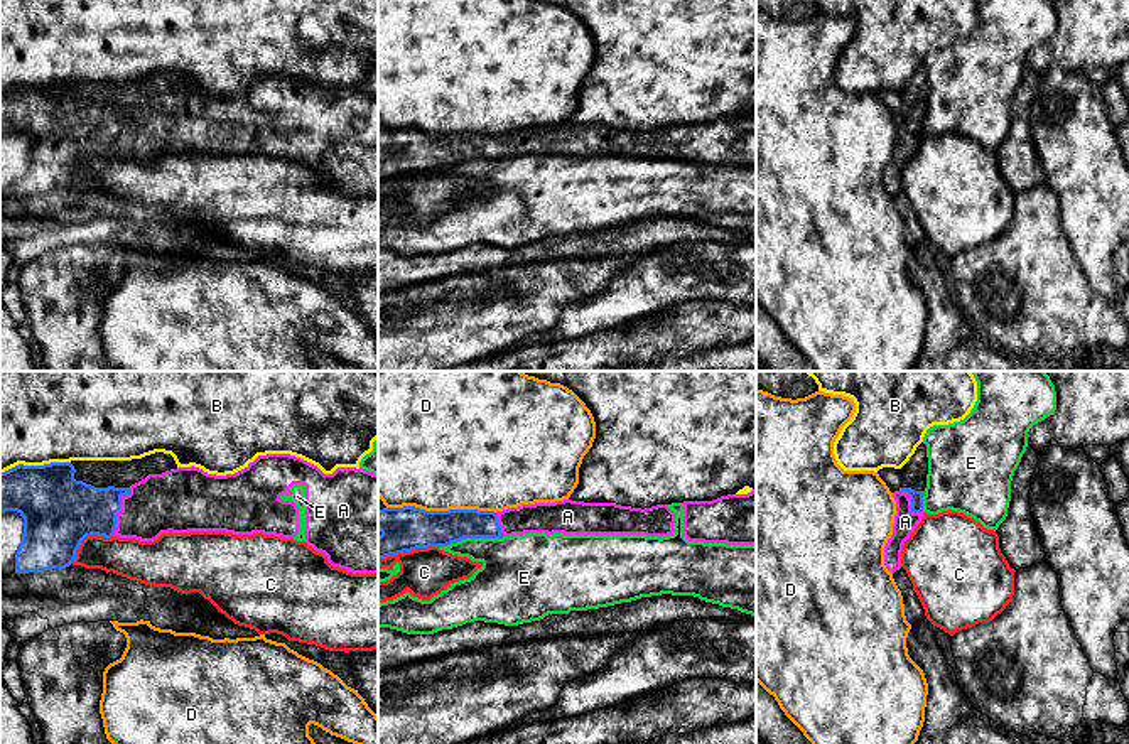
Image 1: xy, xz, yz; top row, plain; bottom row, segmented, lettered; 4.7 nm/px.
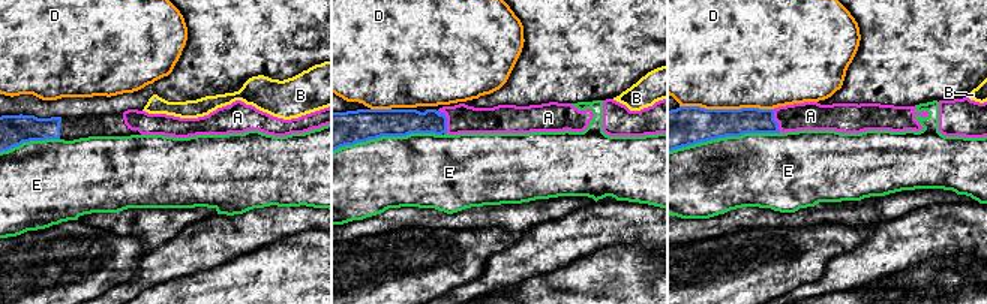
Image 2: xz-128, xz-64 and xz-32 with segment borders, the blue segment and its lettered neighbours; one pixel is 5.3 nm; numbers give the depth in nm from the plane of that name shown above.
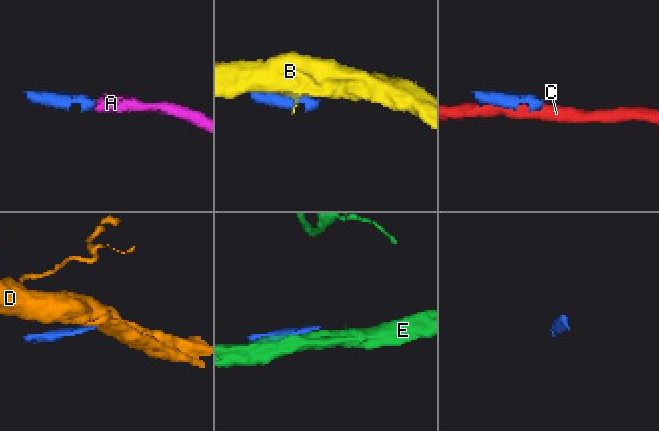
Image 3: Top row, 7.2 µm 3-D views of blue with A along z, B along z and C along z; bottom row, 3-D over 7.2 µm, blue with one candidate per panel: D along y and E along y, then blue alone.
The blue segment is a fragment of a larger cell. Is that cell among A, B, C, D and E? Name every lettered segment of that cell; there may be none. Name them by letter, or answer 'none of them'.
A

